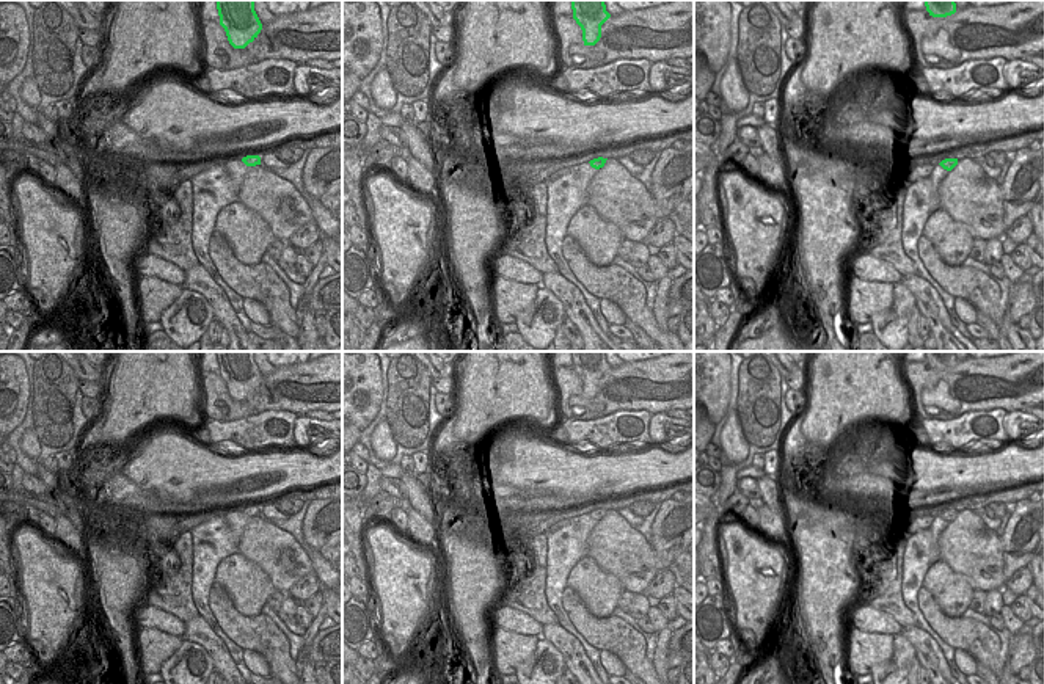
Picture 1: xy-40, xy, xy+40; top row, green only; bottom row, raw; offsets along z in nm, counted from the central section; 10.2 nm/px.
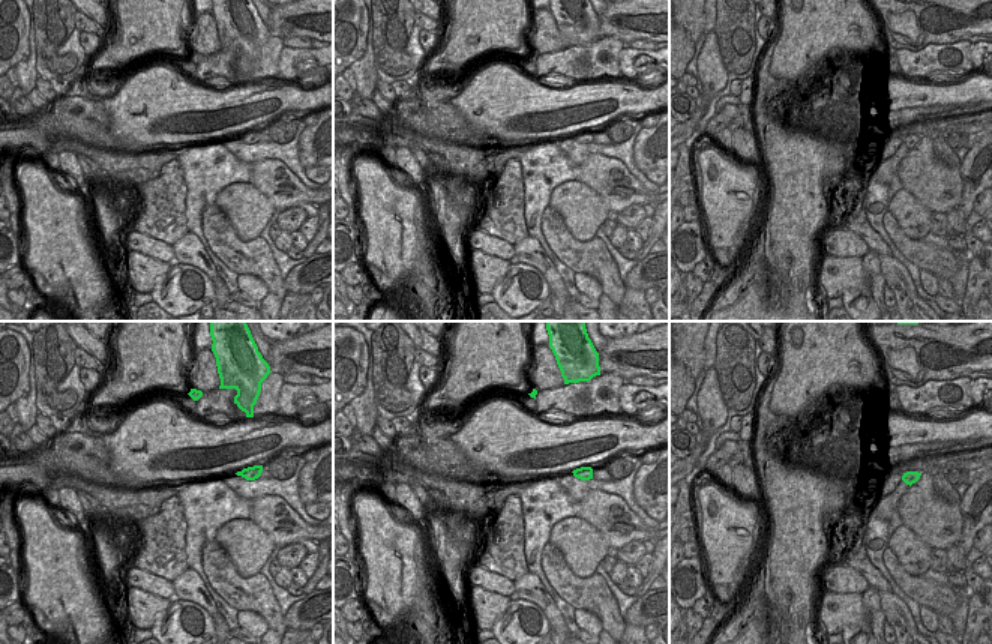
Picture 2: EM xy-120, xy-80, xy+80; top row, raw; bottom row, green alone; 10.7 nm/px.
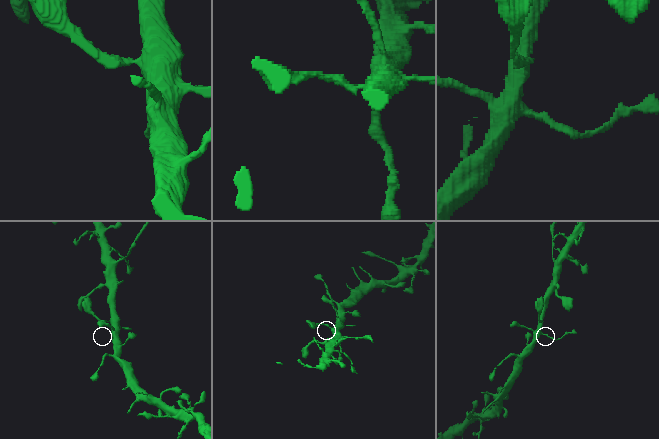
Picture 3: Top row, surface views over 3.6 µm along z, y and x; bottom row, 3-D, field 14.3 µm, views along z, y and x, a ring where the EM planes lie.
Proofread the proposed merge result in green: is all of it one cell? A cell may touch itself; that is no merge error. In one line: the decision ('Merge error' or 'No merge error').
Merge error.

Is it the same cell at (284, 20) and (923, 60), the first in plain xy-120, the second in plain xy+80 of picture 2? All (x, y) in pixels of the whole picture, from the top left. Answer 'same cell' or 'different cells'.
different cells

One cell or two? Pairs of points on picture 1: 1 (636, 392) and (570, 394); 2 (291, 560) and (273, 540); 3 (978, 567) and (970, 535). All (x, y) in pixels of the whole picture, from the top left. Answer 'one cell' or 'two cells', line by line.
1: one cell
2: one cell
3: one cell

